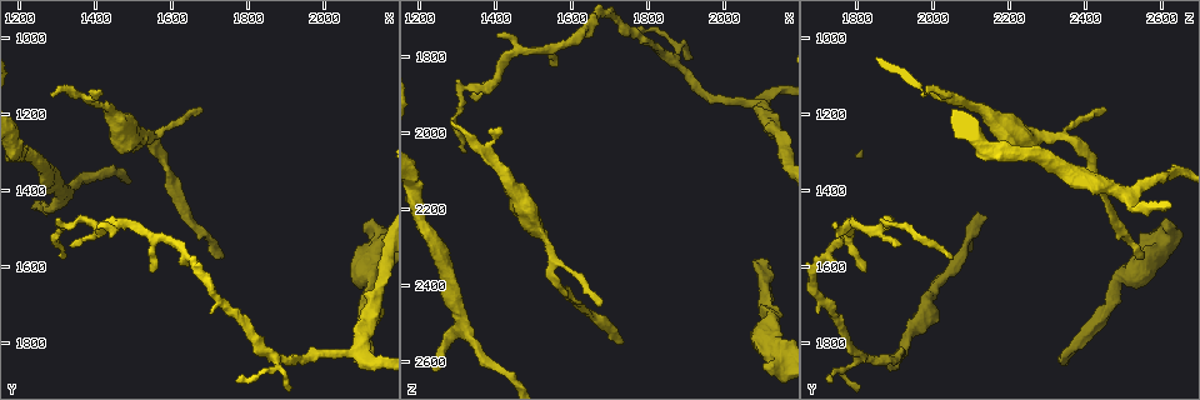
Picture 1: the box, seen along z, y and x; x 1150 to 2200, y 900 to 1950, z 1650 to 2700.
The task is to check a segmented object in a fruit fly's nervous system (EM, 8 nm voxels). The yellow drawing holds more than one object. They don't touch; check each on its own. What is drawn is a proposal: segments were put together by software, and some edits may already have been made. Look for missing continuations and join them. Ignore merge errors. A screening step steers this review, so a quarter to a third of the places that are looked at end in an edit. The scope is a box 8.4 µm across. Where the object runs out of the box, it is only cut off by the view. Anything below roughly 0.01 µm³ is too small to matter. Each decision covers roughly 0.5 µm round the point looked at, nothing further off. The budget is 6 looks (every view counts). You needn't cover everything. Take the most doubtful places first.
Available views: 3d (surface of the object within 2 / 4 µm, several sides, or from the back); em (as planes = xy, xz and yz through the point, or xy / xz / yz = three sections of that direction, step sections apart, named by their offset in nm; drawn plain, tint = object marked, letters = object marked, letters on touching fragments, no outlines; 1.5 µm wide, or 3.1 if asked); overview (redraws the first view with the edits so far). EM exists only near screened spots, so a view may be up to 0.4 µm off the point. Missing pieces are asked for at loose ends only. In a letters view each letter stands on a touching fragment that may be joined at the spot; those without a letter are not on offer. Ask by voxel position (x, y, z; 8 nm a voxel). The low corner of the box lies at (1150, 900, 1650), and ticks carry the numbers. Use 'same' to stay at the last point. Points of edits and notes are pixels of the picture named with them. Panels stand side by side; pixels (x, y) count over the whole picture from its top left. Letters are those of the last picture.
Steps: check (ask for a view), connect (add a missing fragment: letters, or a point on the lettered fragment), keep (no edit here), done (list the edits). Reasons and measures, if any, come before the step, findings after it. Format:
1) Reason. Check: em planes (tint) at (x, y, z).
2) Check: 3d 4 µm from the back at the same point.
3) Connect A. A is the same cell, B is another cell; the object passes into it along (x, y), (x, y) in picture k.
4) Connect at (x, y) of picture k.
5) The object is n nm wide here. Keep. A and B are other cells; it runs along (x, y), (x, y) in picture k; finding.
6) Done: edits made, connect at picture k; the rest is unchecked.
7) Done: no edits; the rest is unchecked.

End of a long branch. Check: 3d 4 µm at (2085, 1845, 2335).

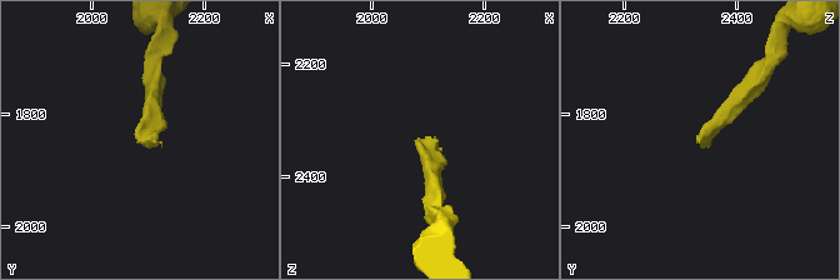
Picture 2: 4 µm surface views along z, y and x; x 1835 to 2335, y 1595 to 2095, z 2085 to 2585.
Check: em xy step 4 (letters) at (2085, 1845, 2335).

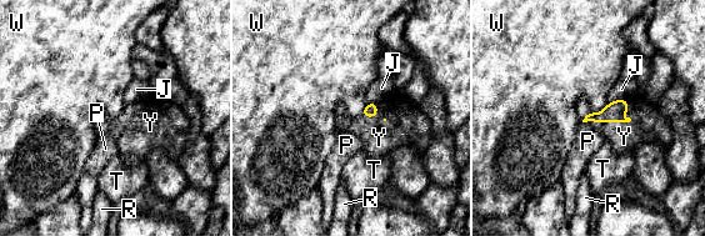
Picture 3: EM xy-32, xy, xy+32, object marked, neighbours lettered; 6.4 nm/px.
Check: em planes (letters) at the same point.

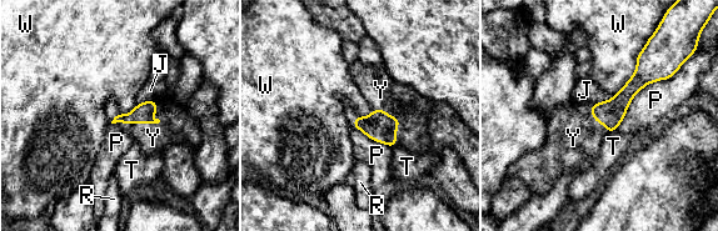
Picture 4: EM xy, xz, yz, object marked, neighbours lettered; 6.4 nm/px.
Connect Y. Y is the same cell, J, P, R, T and W are other cells; the object passes into it along (141, 114), (149, 122), (173, 114) in picture 4; the neuron continues.

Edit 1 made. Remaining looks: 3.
Check: overview.

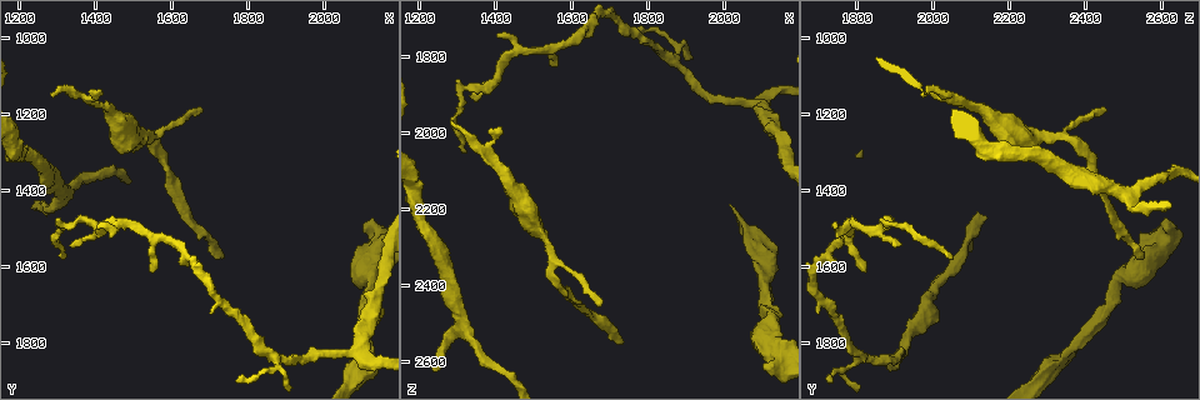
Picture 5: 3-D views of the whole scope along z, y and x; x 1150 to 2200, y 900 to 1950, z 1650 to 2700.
Free end. Check: em planes (letters) at (1240, 1440, 2625).

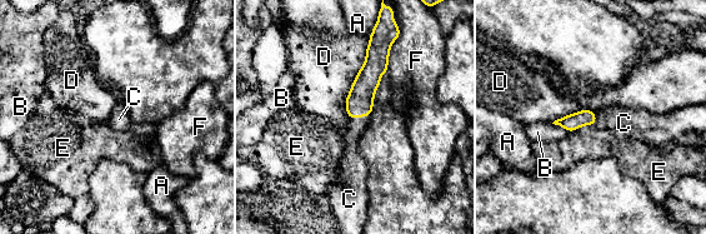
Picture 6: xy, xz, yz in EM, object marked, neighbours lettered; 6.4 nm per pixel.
Connect C. C is the same cell, A, B, D, E and F are other cells; the object passes into it along (360, 100), (359, 115), (355, 129) in picture 6; it goes on there.

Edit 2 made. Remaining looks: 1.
Done: edits made, connect at picture 4, connect at picture 6; the rest is unchecked.

